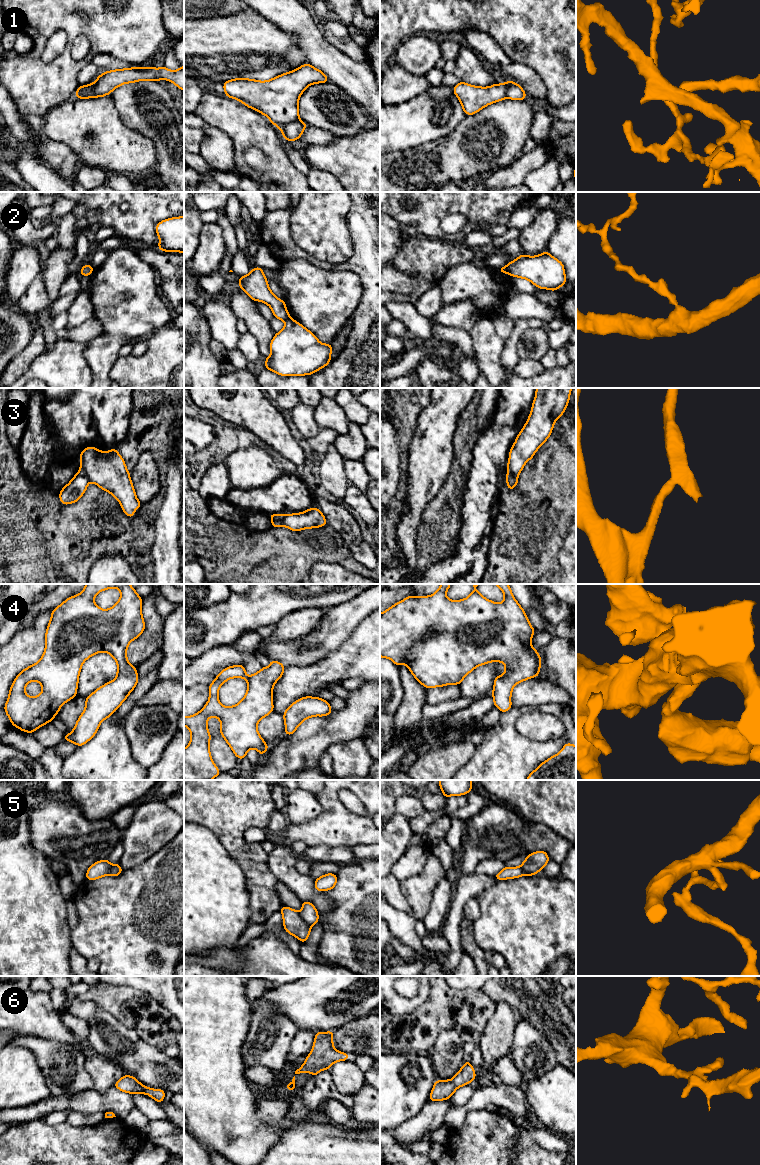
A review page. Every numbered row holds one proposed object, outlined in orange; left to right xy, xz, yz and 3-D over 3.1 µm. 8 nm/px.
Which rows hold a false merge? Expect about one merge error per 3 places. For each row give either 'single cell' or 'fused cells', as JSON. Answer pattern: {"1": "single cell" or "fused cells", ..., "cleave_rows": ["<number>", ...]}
{"1": "fused cells", "2": "fused cells", "3": "fused cells", "4": "single cell", "5": "fused cells", "6": "single cell", "cleave_rows": ["1", "2", "3", "5"]}

